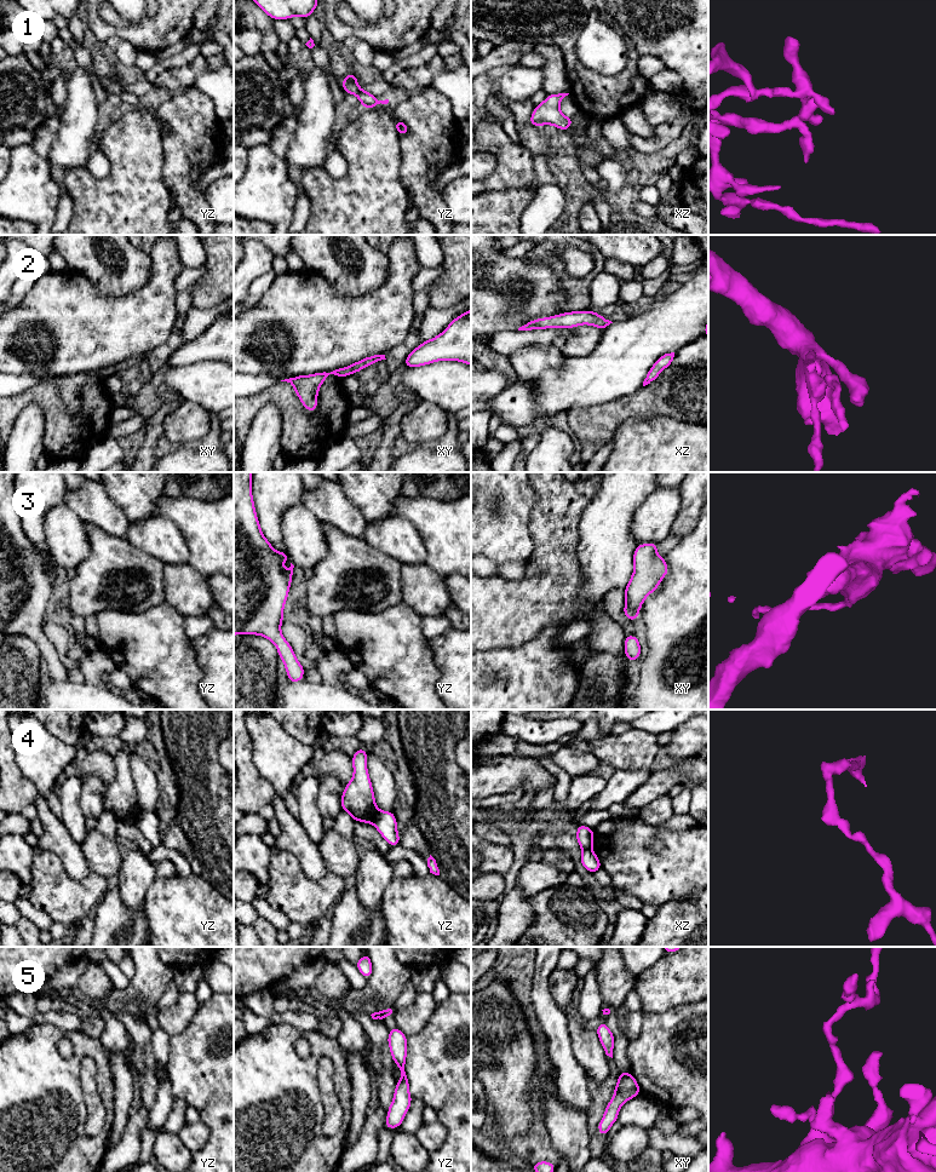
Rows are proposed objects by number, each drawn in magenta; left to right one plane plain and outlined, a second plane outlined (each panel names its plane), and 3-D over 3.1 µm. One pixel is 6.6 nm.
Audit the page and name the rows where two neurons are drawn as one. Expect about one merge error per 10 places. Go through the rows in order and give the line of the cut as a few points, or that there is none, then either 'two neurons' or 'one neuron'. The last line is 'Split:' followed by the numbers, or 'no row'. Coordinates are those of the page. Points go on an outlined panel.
1: cut none; one neuron
2: cut none; one neuron
3: cut none; one neuron
4: cut yz (378, 810), (371, 822); two neurons
5: cut none; one neuron
Split: 4

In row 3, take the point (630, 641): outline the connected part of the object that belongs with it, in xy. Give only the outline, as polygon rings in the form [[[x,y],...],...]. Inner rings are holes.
[[[625,634],[625,651],[628,661],[636,661],[641,656],[641,644],[637,636]]]

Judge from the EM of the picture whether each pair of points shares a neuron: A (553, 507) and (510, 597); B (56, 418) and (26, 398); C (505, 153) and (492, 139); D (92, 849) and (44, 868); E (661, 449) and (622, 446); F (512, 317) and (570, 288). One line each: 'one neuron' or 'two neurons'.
A: one neuron
B: one neuron
C: one neuron
D: two neurons
E: one neuron
F: two neurons

